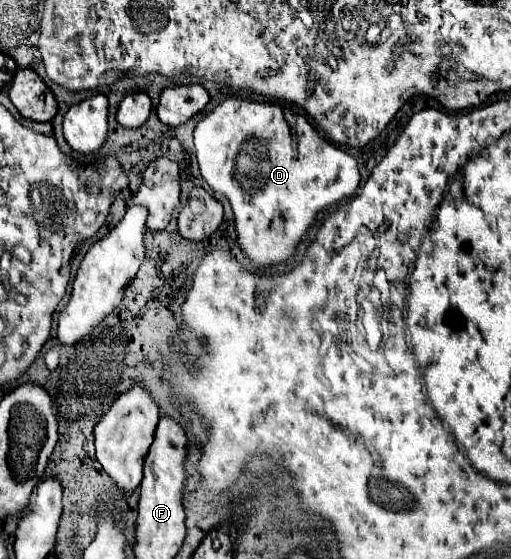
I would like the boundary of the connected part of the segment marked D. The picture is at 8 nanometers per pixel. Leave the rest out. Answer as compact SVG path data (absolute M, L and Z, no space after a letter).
M226 99L196 125L194 147L204 181L230 201L236 241L258 271L290 261L316 215L352 195L360 183L352 155L322 139L314 127L306 139L298 137L274 103Z

